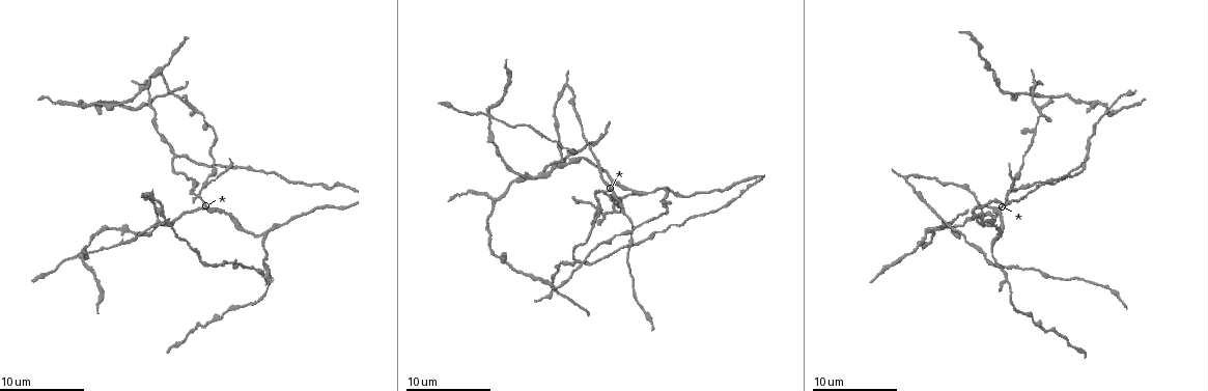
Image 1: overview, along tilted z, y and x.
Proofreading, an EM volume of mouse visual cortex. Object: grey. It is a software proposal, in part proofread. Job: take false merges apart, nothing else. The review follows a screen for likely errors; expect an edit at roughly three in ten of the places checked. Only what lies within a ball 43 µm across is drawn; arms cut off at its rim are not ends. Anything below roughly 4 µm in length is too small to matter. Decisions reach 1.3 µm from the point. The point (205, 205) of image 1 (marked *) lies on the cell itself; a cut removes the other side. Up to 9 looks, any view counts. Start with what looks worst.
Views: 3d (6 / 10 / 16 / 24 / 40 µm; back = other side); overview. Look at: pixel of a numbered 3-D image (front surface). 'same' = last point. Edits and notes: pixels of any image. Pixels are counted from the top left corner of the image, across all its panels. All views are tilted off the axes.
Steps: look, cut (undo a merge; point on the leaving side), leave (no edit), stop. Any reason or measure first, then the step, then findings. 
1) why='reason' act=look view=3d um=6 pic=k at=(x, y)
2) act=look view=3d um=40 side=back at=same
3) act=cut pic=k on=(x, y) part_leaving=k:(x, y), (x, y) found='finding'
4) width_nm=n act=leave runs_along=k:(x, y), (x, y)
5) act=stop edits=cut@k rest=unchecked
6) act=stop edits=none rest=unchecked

why='four or more arms meet' act=look view=3d um=10 pic=1 at=(199, 194)

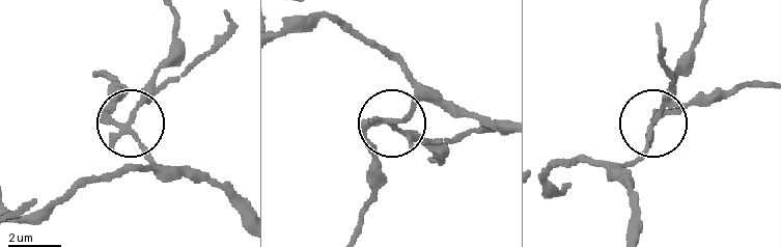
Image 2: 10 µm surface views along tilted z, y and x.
act=look view=3d um=6 pic=2 at=(127, 128)

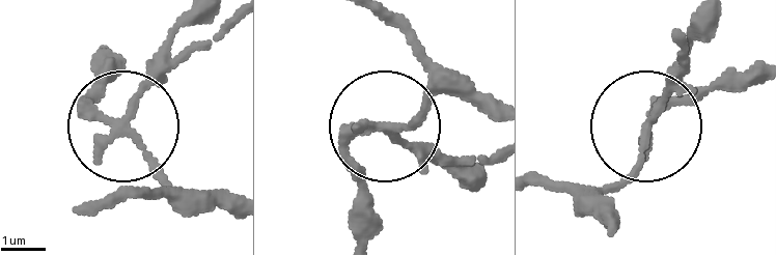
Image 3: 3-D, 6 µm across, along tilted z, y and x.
arms=4 act=cut pic=3 on=(159, 81) part_leaving=3:(123, 117), (179, 16) found='a second cell is stuck on'

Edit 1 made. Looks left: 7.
why='redraw' act=look view=overview

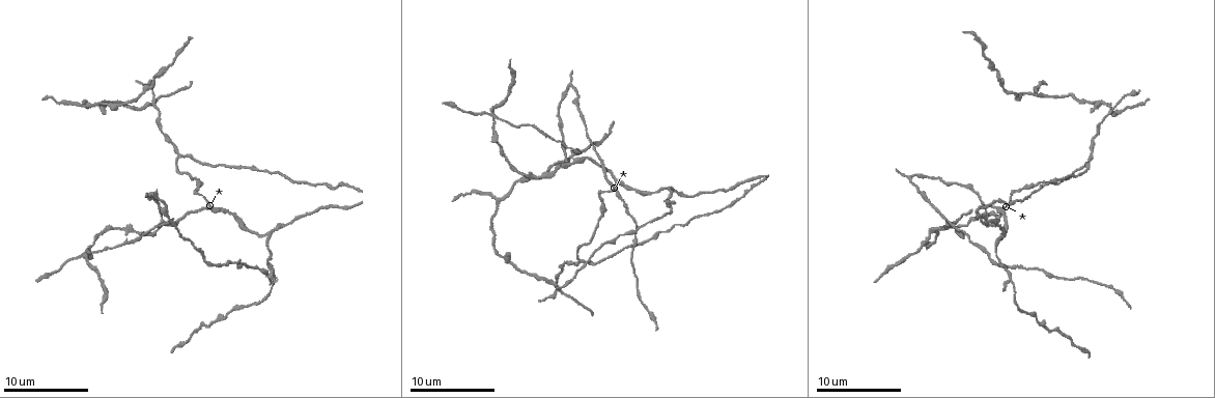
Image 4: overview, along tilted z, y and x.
why='a fork' act=look view=3d um=16 pic=4 at=(1041, 96)

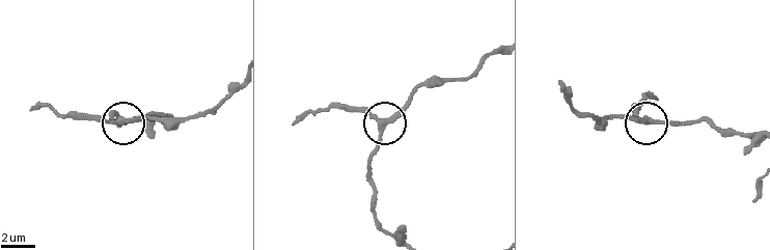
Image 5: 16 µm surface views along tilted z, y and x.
side_arm_um=6 act=leave runs_along=5:(391, 234), (377, 218), (370, 175), (380, 123), (348, 110) found='all the same cell'

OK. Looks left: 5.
why='looks like a crossing' act=look view=3d um=10 pic=4 at=(552, 283)

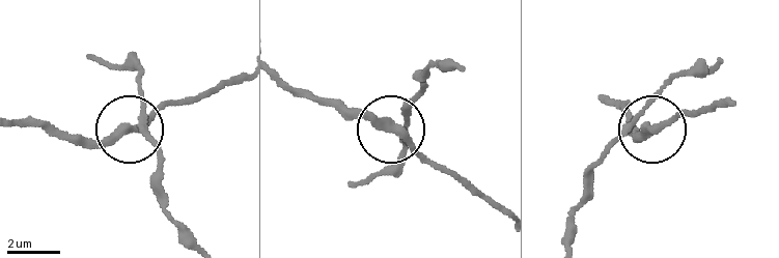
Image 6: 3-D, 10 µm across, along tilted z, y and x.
side_arm_um=7 act=leave runs_along=6:(194, 240), (163, 206), (158, 142), (131, 128), (182, 101) found='one cell here'

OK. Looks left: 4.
why='three-way junction' act=look view=3d um=6 pic=4 at=(995, 243)

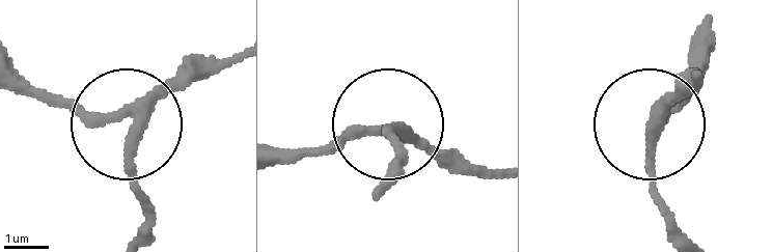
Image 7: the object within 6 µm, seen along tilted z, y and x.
side_arm_um=14 arms=3 act=leave found='all the same cell'

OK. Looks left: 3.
act=stop edits=cut@3 rest=unchecked

